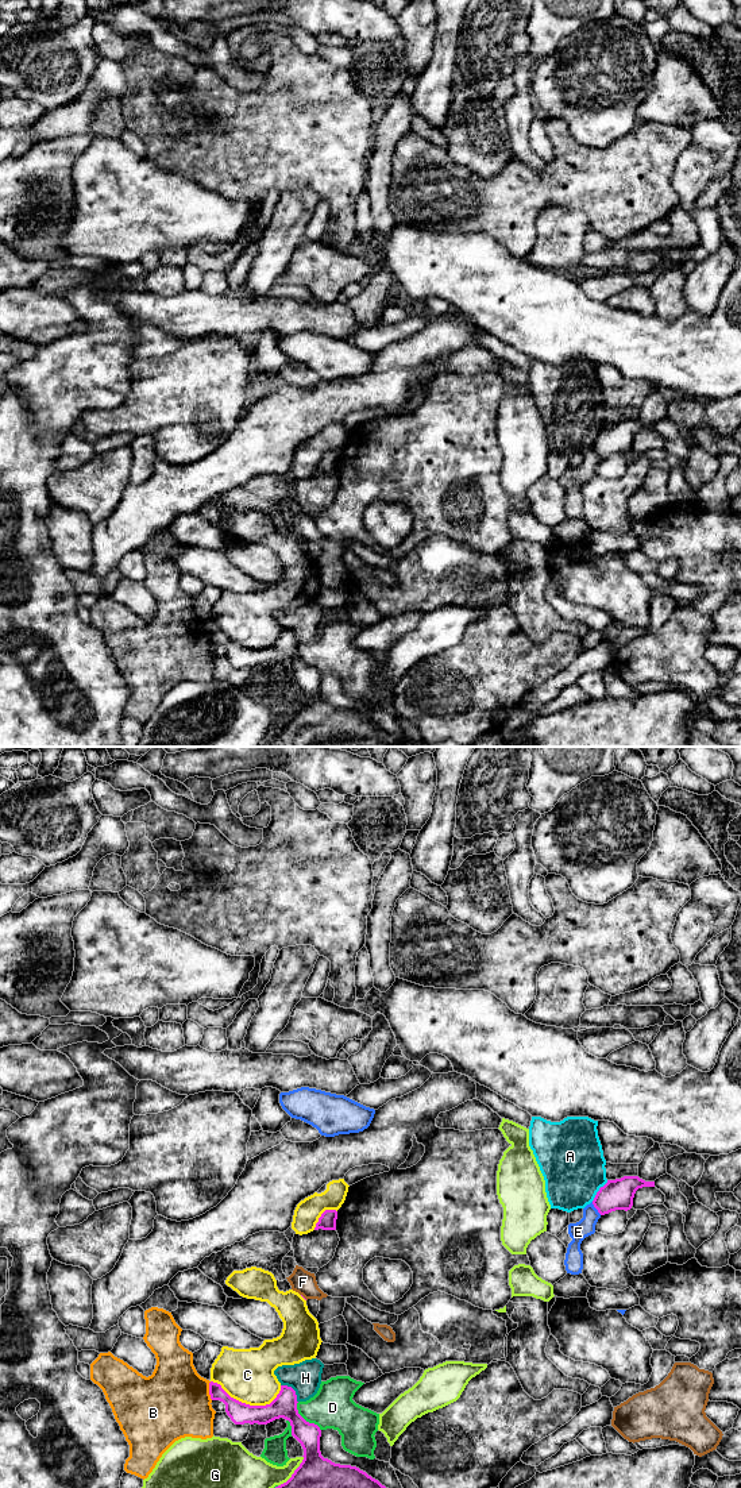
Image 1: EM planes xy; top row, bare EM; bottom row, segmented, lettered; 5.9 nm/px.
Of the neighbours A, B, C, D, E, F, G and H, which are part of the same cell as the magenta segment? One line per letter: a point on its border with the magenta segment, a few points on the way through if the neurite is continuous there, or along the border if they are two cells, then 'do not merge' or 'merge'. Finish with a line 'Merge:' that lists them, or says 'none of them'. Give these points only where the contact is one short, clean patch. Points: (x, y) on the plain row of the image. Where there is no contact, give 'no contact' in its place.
A: xy (598, 435) | along xy (608, 424), (591, 444) | do not merge
B: xy (209, 635) | do not merge
C: xy (247, 648) | do not merge
D: xy (304, 663) | do not merge
E: xy (595, 451) | do not merge
F: xy (303, 540) | along xy (301, 538), (307, 543) | do not merge
G: xy (294, 716) | do not merge
H: xy (293, 633) | do not merge
Merge: none of them

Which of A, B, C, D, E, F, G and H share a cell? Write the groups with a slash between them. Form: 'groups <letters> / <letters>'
groups A / B / C / D H / E / F / G

